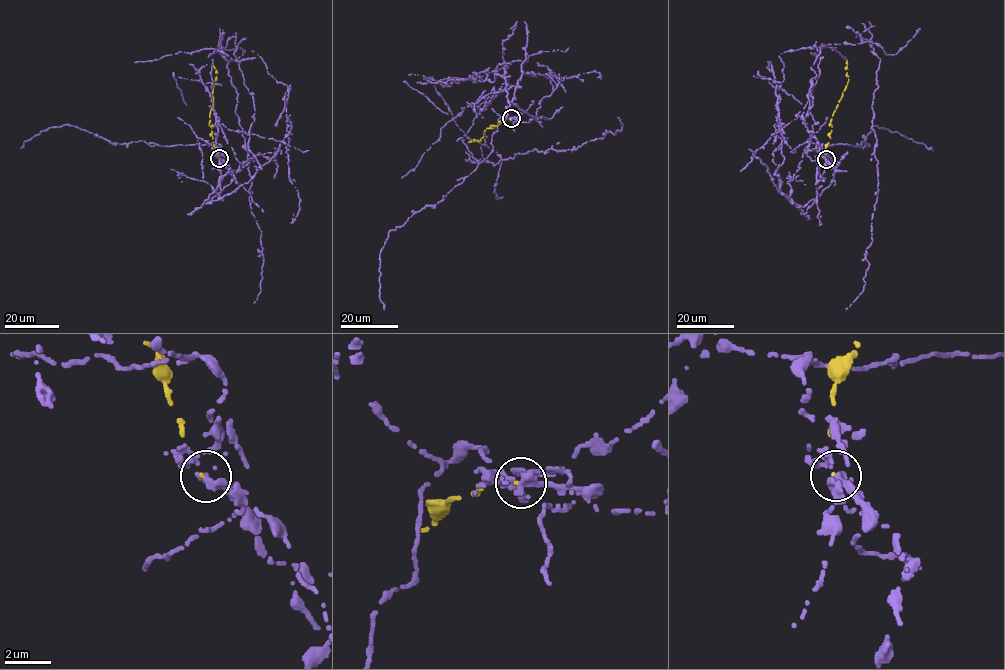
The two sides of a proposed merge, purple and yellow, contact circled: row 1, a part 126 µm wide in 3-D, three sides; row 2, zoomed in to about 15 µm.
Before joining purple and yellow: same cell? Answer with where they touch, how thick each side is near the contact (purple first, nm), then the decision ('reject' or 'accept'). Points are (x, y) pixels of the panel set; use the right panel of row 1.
place (826, 159); calibres 280 and 90 nm; reject

